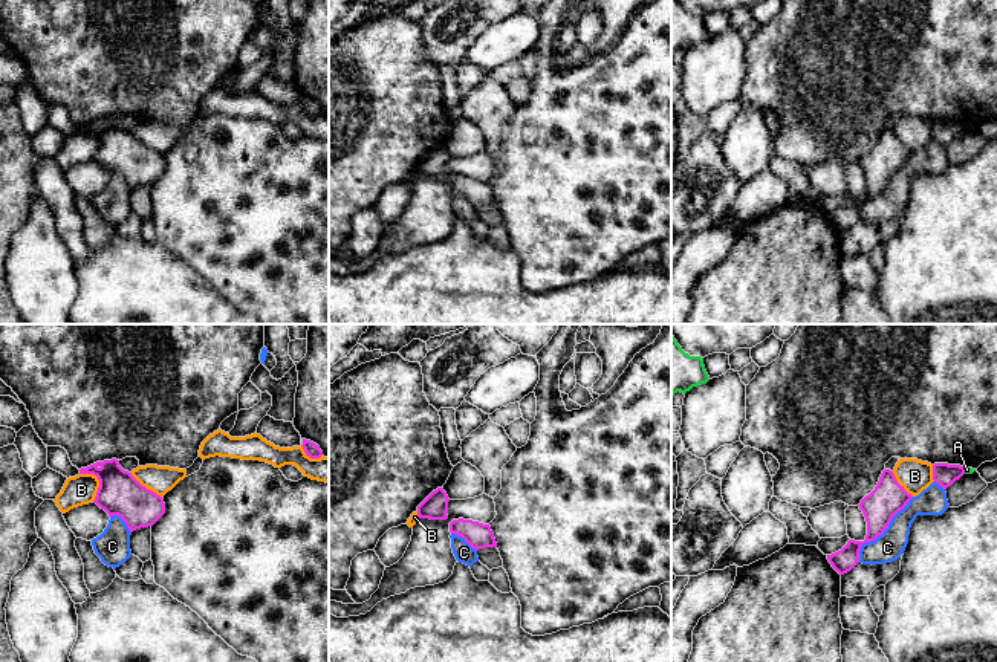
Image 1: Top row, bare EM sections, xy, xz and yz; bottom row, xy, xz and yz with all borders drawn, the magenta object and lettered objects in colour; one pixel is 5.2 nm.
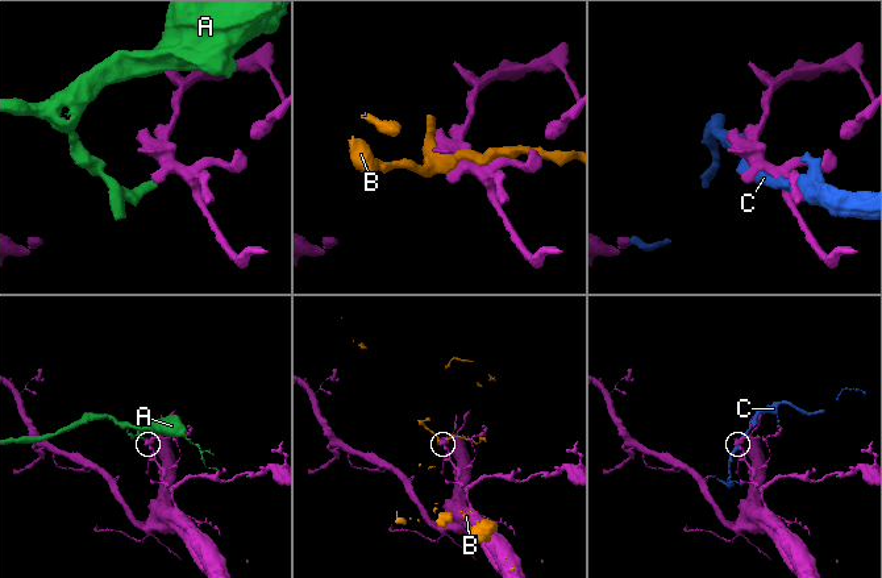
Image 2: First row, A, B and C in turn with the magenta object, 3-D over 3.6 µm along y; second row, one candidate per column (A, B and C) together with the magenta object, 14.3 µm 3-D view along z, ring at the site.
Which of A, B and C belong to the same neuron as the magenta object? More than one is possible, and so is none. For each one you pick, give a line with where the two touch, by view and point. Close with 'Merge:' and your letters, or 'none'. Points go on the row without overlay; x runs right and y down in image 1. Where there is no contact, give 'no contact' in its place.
Merge: none

